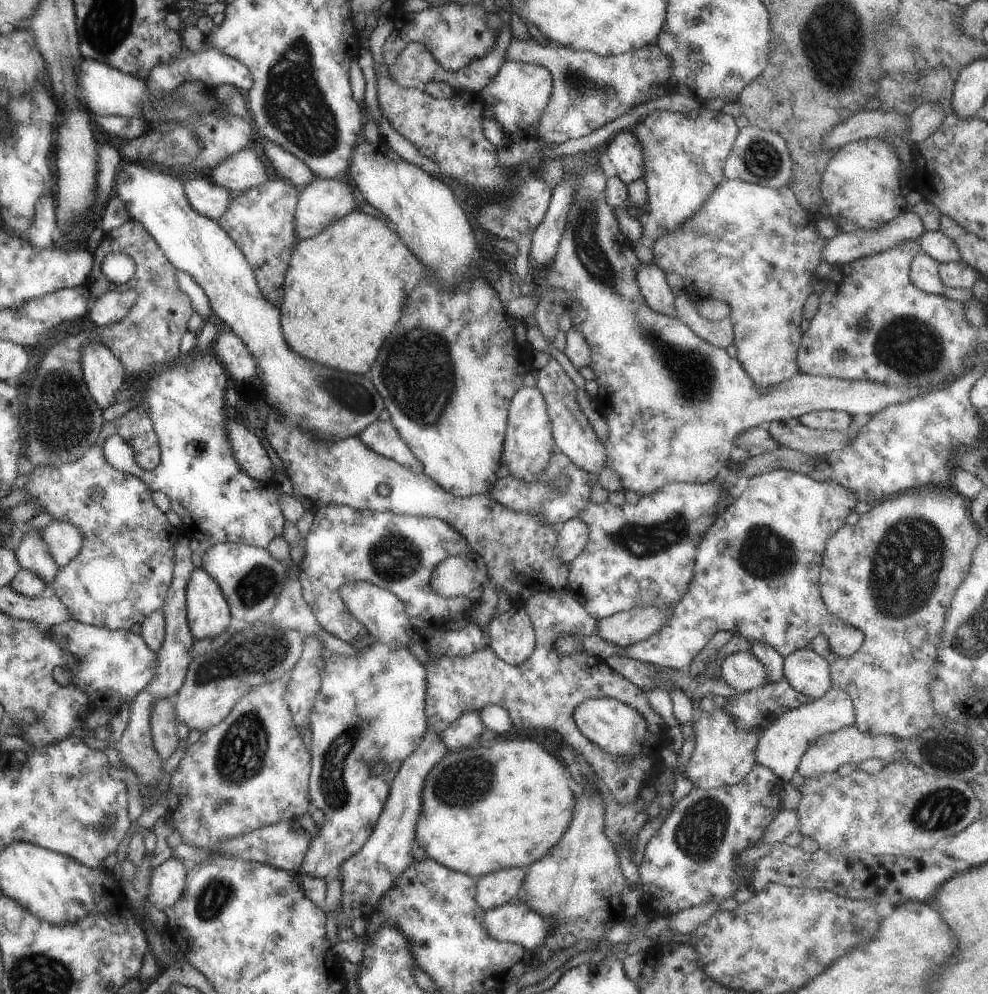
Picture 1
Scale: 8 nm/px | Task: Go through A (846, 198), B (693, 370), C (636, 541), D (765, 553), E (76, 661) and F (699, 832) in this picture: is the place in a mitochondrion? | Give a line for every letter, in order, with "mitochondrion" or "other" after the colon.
A: other
B: mitochondrion
C: mitochondrion
D: mitochondrion
E: other
F: mitochondrion

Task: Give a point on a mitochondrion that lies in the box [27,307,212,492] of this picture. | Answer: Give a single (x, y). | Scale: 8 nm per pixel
(69, 424)

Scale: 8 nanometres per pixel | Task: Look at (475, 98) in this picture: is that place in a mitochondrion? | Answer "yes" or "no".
no

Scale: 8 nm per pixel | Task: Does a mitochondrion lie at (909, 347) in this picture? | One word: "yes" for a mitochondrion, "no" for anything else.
yes

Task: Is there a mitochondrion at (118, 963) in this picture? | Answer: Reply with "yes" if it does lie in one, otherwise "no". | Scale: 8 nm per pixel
no

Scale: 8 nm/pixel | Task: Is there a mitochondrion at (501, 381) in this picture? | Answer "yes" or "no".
no

